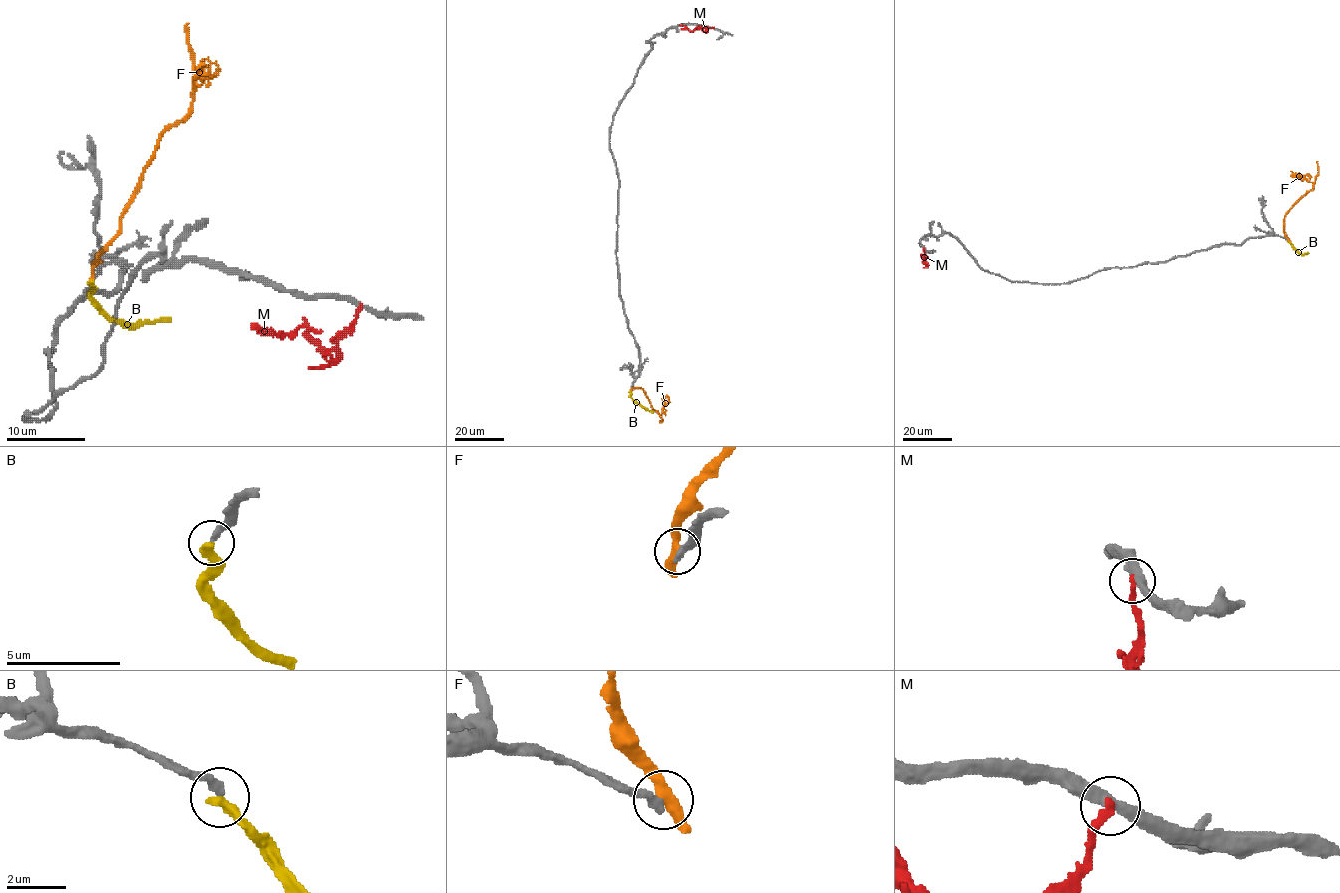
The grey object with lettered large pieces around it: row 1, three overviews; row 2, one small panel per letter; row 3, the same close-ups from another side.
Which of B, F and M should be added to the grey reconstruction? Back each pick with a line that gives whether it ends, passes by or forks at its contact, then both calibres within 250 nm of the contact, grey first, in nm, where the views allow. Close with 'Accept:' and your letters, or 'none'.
Accept: none

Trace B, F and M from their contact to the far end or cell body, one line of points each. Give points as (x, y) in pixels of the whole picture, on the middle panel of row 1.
B: (630, 391), (636, 402), (654, 412)
F: (630, 392), (632, 388), (641, 388), (660, 417), (662, 407), (669, 401), (666, 394)
M: (714, 27), (690, 31), (679, 25)

